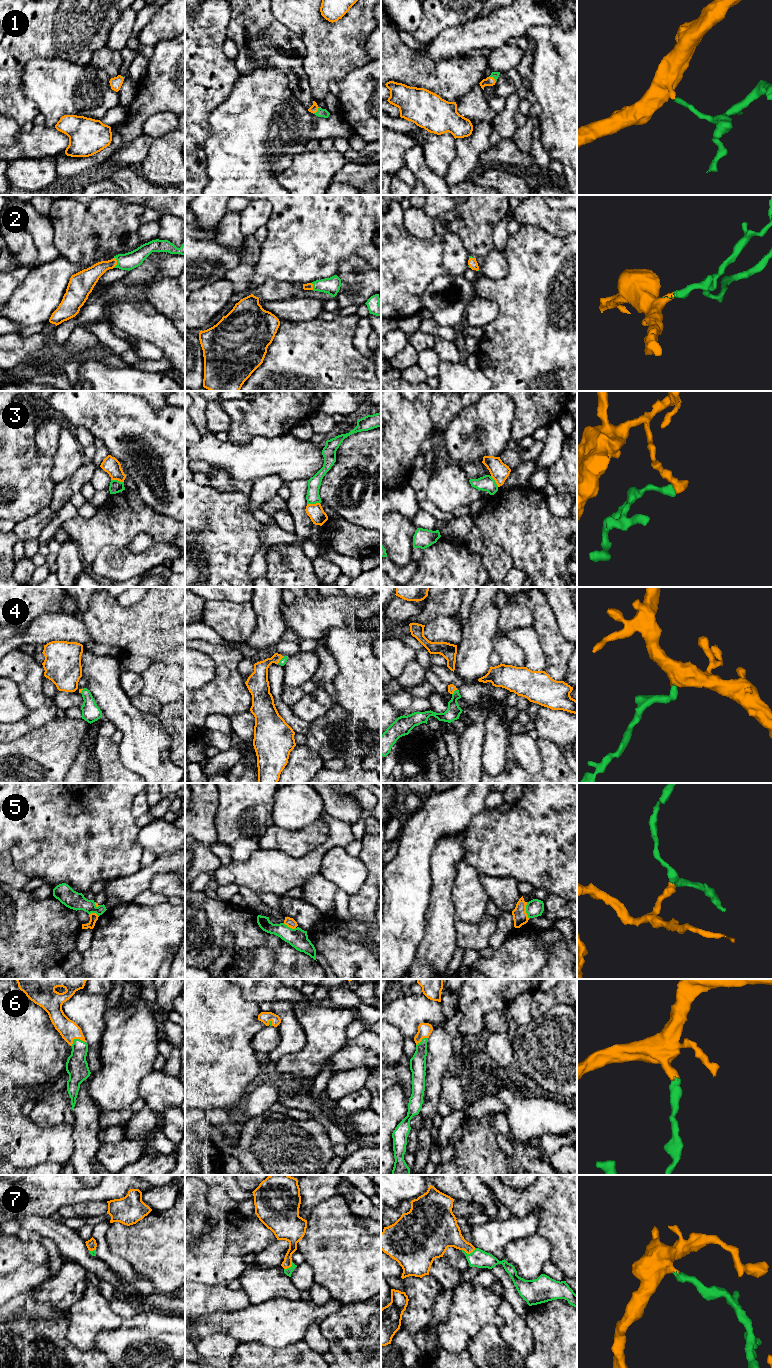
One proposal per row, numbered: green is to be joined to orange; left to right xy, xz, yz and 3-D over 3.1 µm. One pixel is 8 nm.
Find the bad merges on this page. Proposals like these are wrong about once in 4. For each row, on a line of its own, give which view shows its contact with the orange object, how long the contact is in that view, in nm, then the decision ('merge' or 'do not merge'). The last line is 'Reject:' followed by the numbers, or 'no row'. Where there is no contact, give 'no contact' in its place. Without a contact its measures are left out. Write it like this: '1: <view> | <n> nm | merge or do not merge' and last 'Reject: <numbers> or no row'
1: xz | 80 nm | merge
2: xy | 90 nm | merge
3: xy | 110 nm | do not merge
4: xz | 90 nm | merge
5: yz | 140 nm | do not merge
6: xy | 120 nm | merge
7: yz | 110 nm | merge
Reject: 3, 5

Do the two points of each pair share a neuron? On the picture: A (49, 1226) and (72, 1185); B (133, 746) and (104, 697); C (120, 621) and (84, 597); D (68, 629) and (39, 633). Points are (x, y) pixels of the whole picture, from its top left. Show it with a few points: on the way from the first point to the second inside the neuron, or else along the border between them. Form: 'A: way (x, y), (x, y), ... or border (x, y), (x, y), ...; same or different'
A: border (32, 1214), (50, 1218); different
B: way (133, 734), (133, 726), (116, 709); same
C: border (92, 597), (89, 606), (82, 613); different
D: way (61, 629), (46, 629); same

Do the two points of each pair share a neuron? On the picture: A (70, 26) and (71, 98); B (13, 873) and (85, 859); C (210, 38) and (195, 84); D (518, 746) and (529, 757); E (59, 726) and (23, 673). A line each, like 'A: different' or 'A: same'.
A: different
B: different
C: same
D: same
E: different

